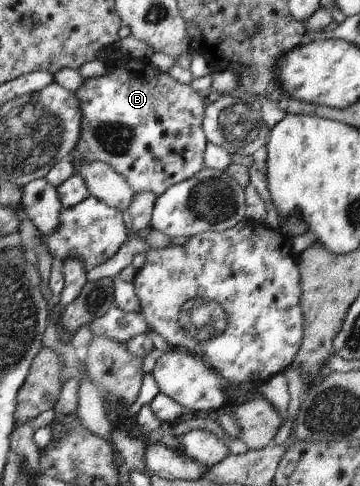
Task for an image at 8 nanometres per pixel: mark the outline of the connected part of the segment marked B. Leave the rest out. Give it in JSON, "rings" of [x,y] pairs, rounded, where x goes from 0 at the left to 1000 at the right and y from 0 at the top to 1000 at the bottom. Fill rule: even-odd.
{"rings":[[[336,113],[303,123],[294,136],[289,152],[236,163],[208,187],[225,212],[228,274],[200,311],[203,335],[300,335],[353,368],[369,399],[425,395],[433,403],[458,399],[475,383],[564,348],[578,298],[569,265],[558,265],[569,216],[531,177],[492,171],[475,154],[436,144],[406,119]]]}

